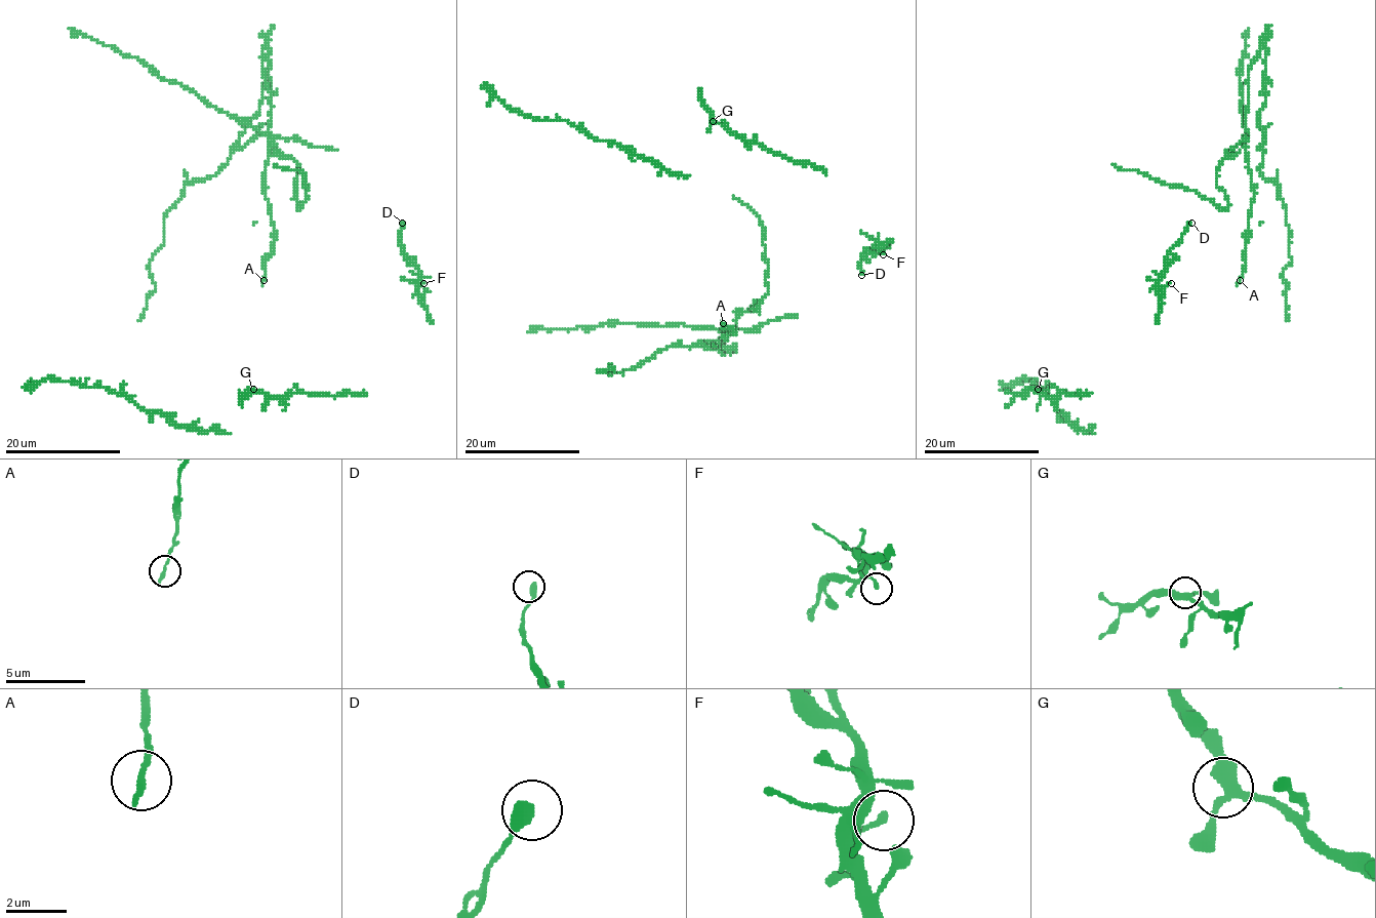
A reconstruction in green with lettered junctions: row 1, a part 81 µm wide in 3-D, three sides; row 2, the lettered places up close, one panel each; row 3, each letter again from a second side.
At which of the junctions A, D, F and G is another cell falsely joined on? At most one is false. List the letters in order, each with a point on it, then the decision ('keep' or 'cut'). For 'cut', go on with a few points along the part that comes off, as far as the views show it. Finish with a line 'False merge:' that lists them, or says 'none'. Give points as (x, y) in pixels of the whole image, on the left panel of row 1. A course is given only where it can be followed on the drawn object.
A: (264, 280) | cut | (262, 279), (275, 234), (266, 43), (257, 113), (231, 158), (187, 183), (166, 214), (138, 321)
D: (402, 223) | keep
F: (423, 283) | keep
G: (253, 389) | keep
False merge: A

